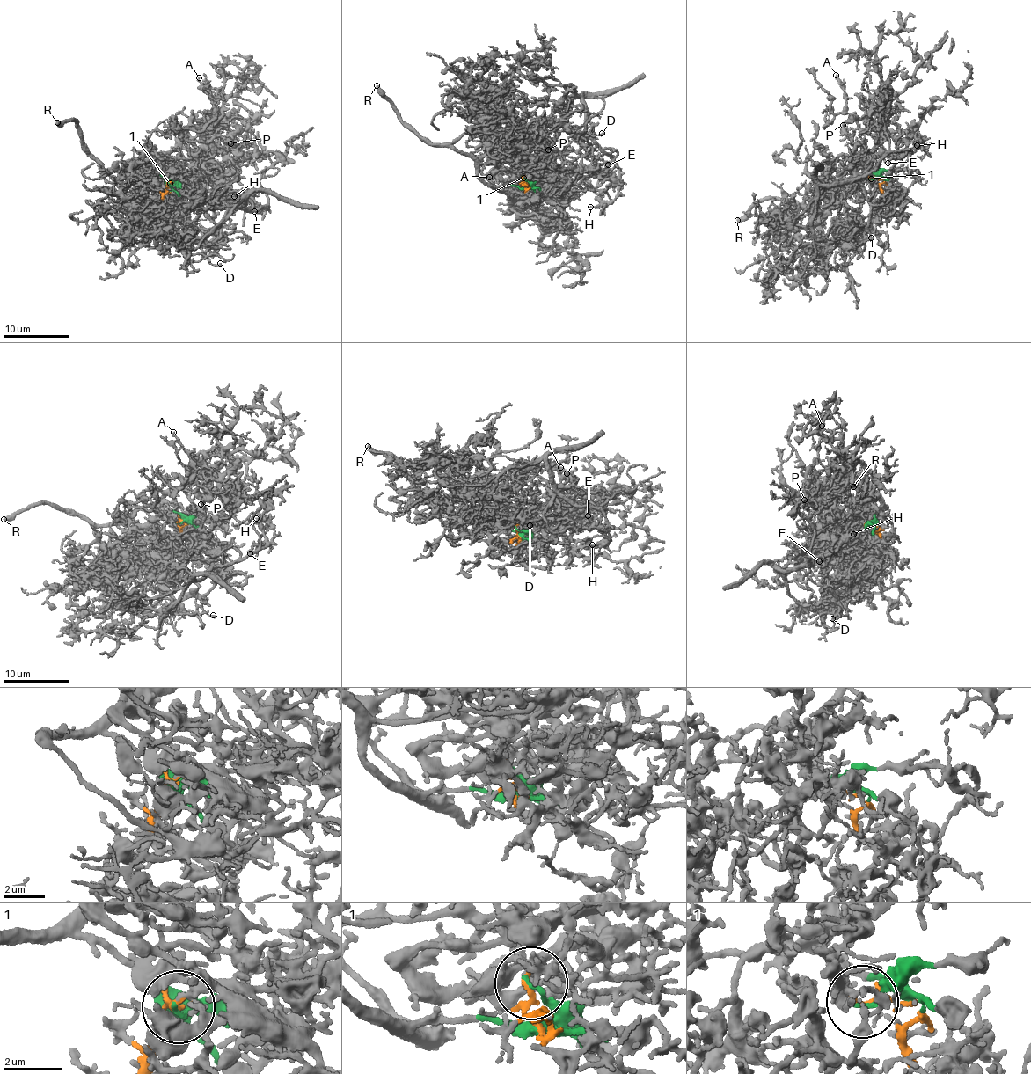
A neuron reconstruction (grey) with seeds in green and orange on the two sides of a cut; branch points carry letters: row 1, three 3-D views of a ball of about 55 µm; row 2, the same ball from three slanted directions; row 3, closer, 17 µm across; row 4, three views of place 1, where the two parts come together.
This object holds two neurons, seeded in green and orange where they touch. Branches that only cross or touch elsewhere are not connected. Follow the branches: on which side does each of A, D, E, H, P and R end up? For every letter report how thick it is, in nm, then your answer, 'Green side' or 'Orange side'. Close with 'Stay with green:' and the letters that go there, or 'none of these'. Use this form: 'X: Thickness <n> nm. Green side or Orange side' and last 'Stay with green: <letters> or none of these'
A: Thickness 130 nm. Green side
D: Thickness 200 nm. Orange side
E: Thickness 150 nm. Orange side
H: Thickness 160 nm. Orange side
P: Thickness 240 nm. Green side
R: Thickness 440 nm. Green side
Stay with green: A, P, R

